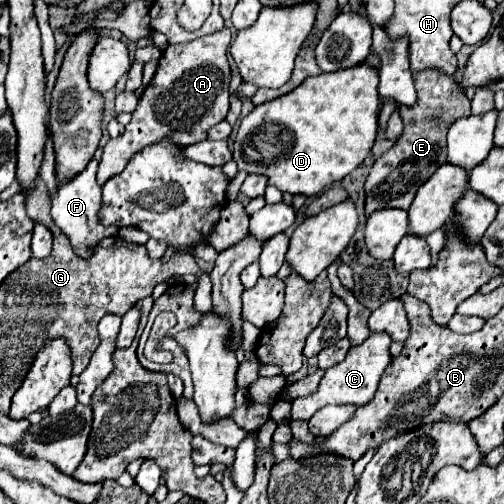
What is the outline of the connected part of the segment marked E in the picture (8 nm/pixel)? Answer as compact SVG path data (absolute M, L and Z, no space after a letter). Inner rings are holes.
M426 68L422 72L414 72L414 84L418 92L416 104L396 104L404 122L404 134L374 162L366 178L366 214L372 214L378 208L408 210L420 184L424 184L424 180L428 180L428 176L432 176L432 172L446 162L448 128L458 118L470 116L470 100L454 74L440 72L438 68Z

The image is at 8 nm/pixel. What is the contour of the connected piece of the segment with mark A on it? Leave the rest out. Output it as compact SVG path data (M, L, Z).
M224 26L222 30L198 38L194 42L178 46L170 44L166 48L158 62L158 70L150 86L144 90L124 134L116 140L108 140L108 144L104 146L104 154L98 168L100 184L120 174L130 162L132 154L140 152L152 142L170 138L180 146L190 146L204 140L208 128L226 118L230 108L228 84L232 76L228 62L228 46L230 30Z

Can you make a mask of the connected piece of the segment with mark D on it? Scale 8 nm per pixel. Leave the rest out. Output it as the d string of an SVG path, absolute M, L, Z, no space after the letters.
M368 62L356 64L352 68L318 74L306 78L290 94L276 98L268 104L256 106L240 124L240 130L234 140L233 160L239 170L248 174L260 172L268 176L268 184L290 194L316 196L324 188L340 182L348 176L364 158L370 154L376 134L378 134L378 112L380 112L380 94L378 94L378 68L372 68Z

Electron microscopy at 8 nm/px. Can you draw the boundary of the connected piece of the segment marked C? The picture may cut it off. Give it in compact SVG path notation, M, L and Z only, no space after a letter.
M374 332L362 344L352 346L342 362L338 362L326 370L316 394L306 396L306 398L296 398L292 402L292 418L294 420L310 420L312 414L326 404L356 404L356 406L366 404L374 396L384 370L392 362L390 344L392 344L392 338L388 336L388 332Z

